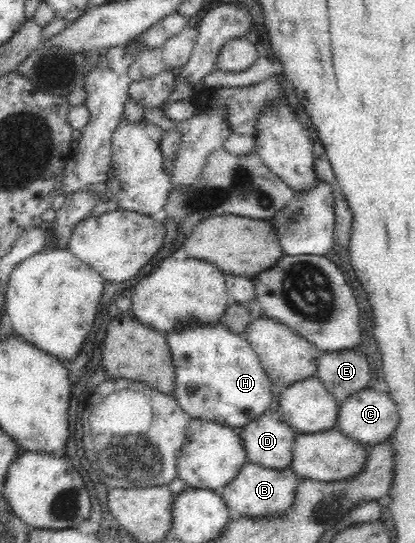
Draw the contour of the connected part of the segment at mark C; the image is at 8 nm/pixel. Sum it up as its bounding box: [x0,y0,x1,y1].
[335,388,398,446]

